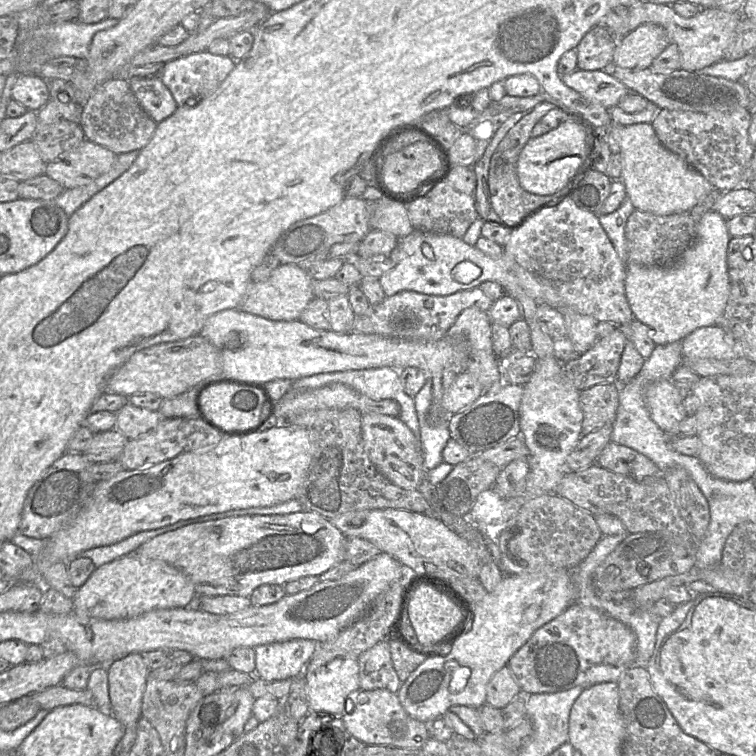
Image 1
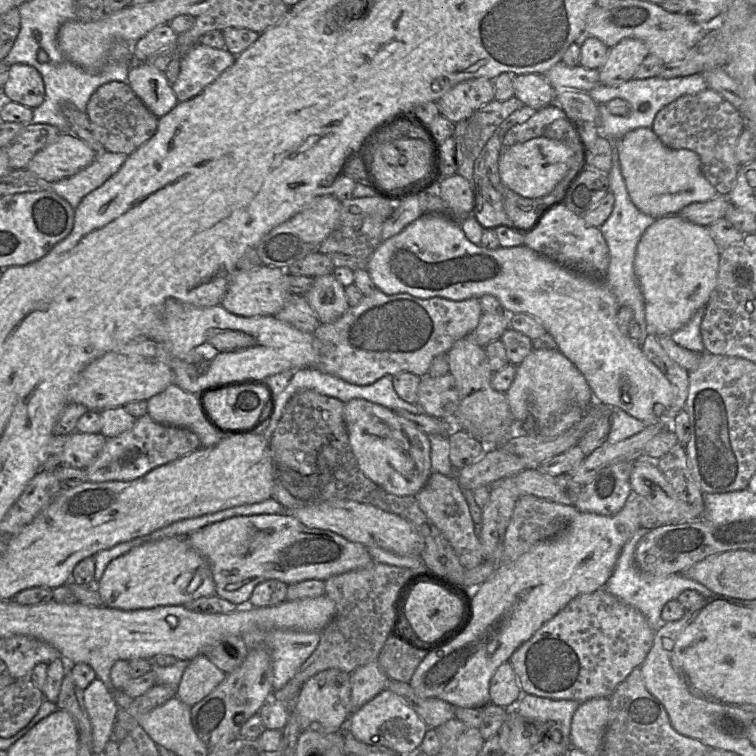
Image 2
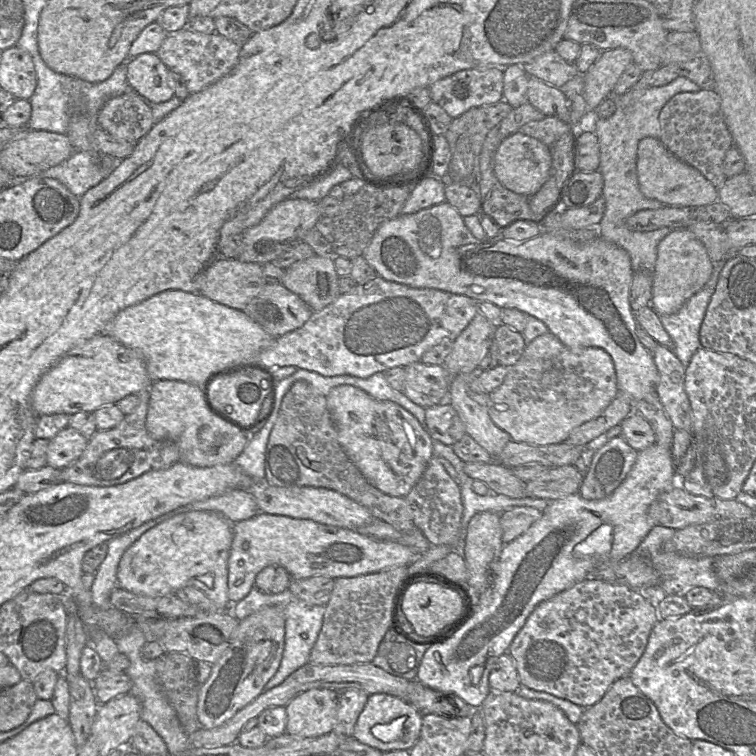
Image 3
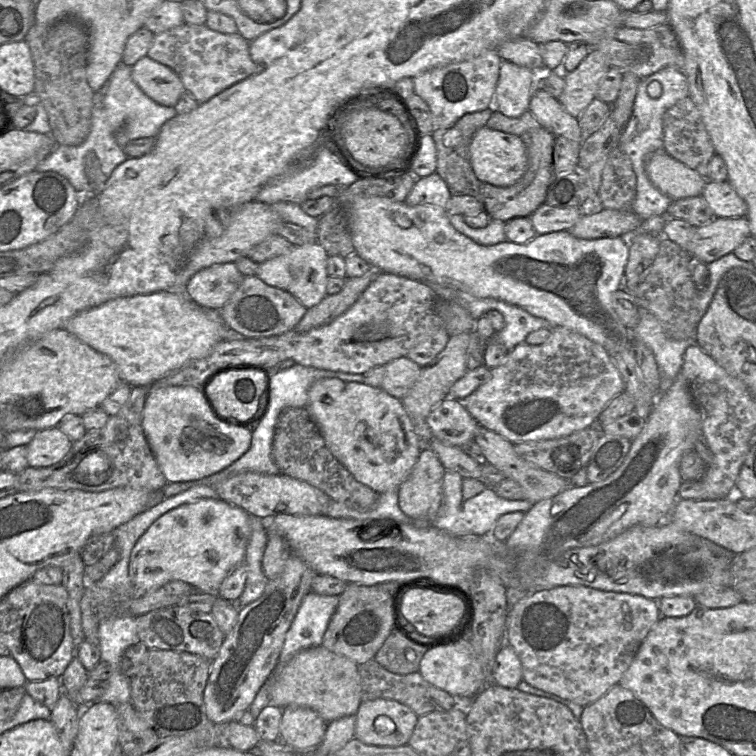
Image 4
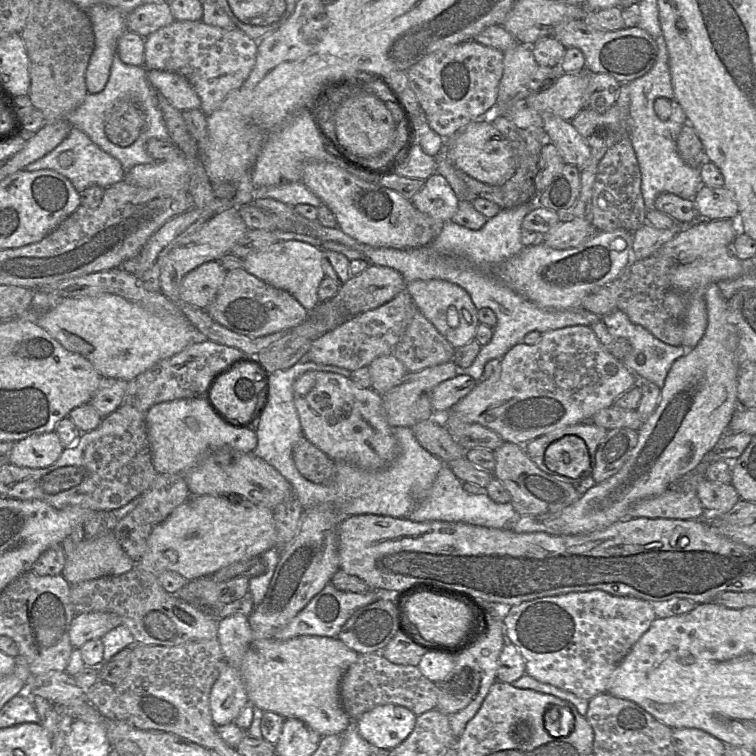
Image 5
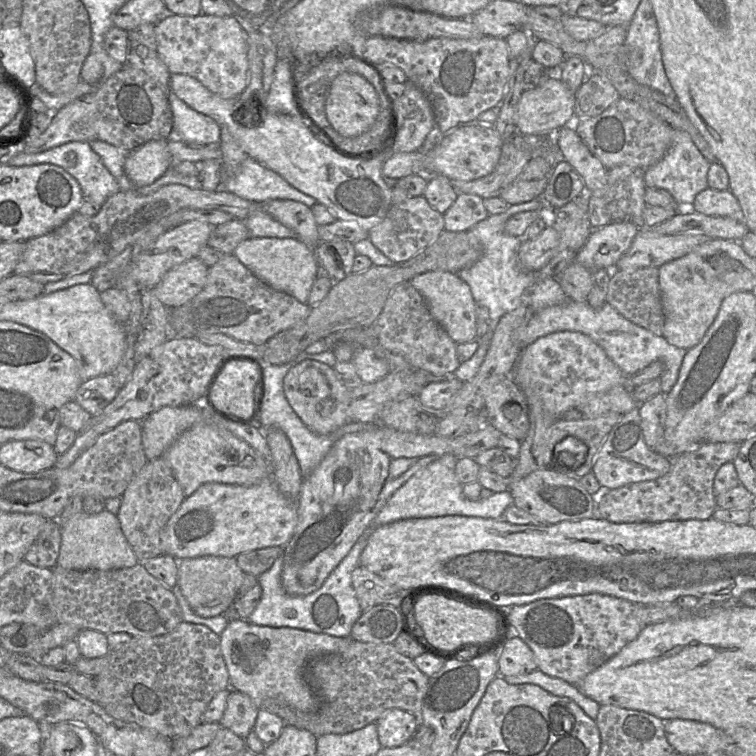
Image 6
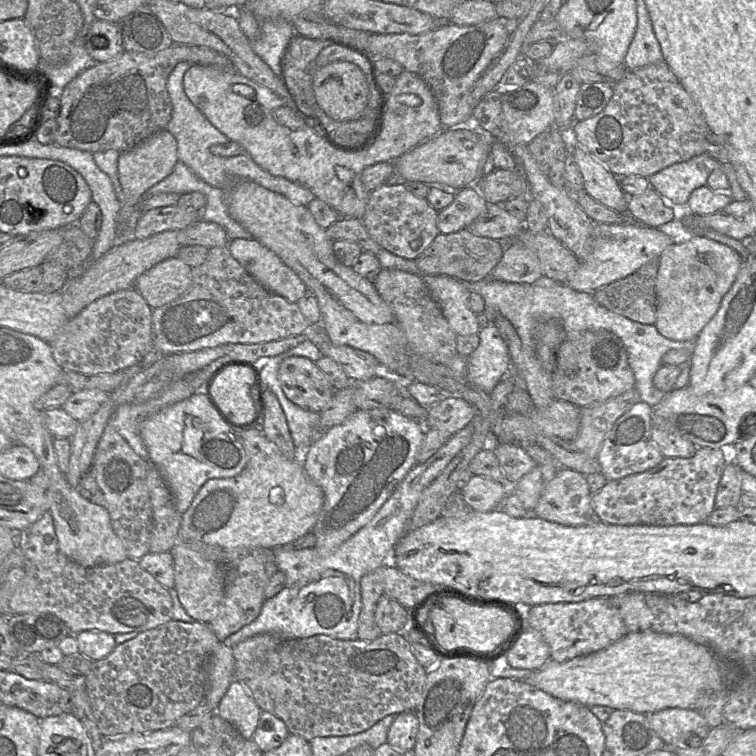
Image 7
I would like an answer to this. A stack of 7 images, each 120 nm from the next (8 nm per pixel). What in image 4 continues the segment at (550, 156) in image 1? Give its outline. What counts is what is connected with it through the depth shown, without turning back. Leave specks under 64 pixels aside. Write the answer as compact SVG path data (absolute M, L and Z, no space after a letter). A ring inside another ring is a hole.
M480 128L472 138L469 147L470 162L478 180L498 187L509 187L518 182L527 170L526 147L520 136Z

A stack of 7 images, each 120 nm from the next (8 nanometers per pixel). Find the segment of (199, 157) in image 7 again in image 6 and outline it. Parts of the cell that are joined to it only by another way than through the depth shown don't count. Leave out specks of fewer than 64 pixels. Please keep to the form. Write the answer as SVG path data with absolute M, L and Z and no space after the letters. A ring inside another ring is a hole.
M170 87L174 137L188 145L220 145L221 127L211 117L189 107ZM247 157L241 163L234 175L231 175L225 180L223 186L225 188L225 191L236 194L244 199L259 203L275 199L293 200L301 202L310 208L318 203L315 198L296 189L278 173L264 167L250 157Z

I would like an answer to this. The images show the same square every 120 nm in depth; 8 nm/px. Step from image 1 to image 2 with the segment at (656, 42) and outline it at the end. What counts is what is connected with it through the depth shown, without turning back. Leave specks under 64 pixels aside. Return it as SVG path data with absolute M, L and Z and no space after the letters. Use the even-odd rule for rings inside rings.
M627 38L609 49L604 64L598 69L599 79L604 86L619 85L631 80L649 50L636 38Z

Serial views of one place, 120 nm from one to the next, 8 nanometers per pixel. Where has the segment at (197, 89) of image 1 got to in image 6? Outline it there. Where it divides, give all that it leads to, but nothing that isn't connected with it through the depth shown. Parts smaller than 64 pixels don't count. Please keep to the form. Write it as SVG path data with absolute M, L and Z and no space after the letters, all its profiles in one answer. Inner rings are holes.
M168 13L155 24L155 36L158 54L171 74L193 77L224 99L238 97L248 86L248 33L235 17Z

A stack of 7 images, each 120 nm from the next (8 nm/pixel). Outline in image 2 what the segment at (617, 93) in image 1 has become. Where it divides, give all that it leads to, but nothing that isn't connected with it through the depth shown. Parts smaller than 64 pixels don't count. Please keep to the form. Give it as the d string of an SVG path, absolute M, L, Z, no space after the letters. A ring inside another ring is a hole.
M561 61L551 67L545 77L553 87L572 87L584 92L602 85L597 69L588 69L581 65L567 66Z

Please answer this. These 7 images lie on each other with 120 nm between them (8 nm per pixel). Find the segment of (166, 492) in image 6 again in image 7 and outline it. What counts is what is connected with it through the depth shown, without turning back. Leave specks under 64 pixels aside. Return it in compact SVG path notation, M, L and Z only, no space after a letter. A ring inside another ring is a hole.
M107 425L95 451L89 471L106 500L115 534L122 541L128 558L139 560L151 553L170 552L178 543L181 515L170 489L158 469L141 459L126 440Z

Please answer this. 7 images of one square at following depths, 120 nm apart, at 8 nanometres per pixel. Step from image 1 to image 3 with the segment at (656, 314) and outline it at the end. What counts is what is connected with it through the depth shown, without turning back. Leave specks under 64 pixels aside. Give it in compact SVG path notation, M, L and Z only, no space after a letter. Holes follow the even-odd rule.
M677 228L664 237L657 247L656 263L652 273L650 307L660 315L677 312L709 280L714 263L703 243L688 229Z

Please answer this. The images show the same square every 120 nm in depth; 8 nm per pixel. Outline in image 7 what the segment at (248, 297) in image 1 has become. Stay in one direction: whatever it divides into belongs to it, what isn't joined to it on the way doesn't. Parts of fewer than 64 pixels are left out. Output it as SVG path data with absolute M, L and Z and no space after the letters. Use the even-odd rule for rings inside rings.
M177 257L168 258L142 273L134 284L147 304L156 309L182 296L191 286L192 268Z

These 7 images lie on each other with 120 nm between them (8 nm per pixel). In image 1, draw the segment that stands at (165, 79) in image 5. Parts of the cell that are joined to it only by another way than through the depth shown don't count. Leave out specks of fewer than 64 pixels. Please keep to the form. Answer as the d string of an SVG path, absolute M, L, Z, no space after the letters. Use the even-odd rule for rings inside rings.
M131 77L129 83L141 107L156 123L177 109L178 104L171 91L159 77Z

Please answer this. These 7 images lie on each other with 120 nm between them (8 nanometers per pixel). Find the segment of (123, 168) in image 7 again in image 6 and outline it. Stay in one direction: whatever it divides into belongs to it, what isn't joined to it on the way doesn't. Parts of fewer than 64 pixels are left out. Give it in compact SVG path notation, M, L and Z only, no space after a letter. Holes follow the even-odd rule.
M168 140L149 141L127 155L126 176L137 186L152 184L173 166Z

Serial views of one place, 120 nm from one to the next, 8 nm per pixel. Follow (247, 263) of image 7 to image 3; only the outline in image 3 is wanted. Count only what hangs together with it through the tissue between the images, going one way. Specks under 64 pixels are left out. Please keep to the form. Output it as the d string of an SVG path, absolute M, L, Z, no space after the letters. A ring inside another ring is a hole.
M313 255L286 268L280 283L299 296L314 312L328 306L340 295L338 280L339 276L331 258Z

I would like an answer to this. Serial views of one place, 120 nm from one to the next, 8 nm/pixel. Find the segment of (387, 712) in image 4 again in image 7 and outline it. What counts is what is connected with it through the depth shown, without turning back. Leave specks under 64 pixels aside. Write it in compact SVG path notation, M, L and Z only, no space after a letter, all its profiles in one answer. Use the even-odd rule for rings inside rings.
M413 711L395 716L387 732L387 743L402 754L410 754L418 734L418 719Z

